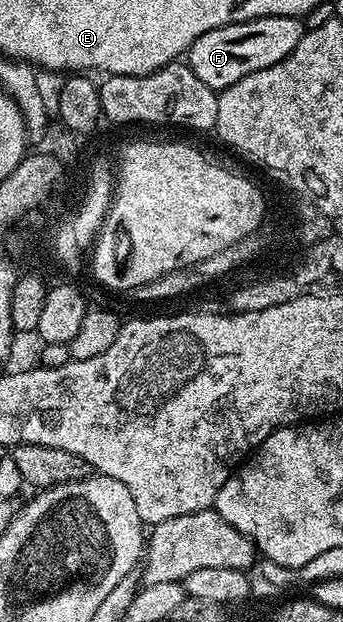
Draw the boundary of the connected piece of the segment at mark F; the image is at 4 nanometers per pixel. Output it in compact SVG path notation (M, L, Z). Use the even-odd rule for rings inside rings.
M267 16L218 26L218 30L202 34L202 38L188 47L186 62L190 70L198 74L198 79L206 82L206 86L223 90L246 78L246 74L254 74L258 70L266 70L266 66L274 66L274 62L282 62L282 58L286 58L286 54L290 54L290 50L294 50L303 38L306 31L304 23L299 16Z

